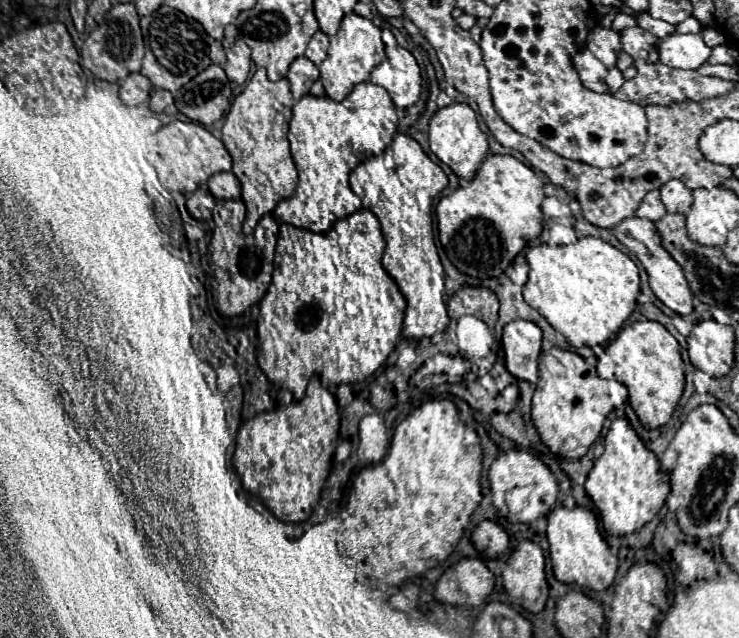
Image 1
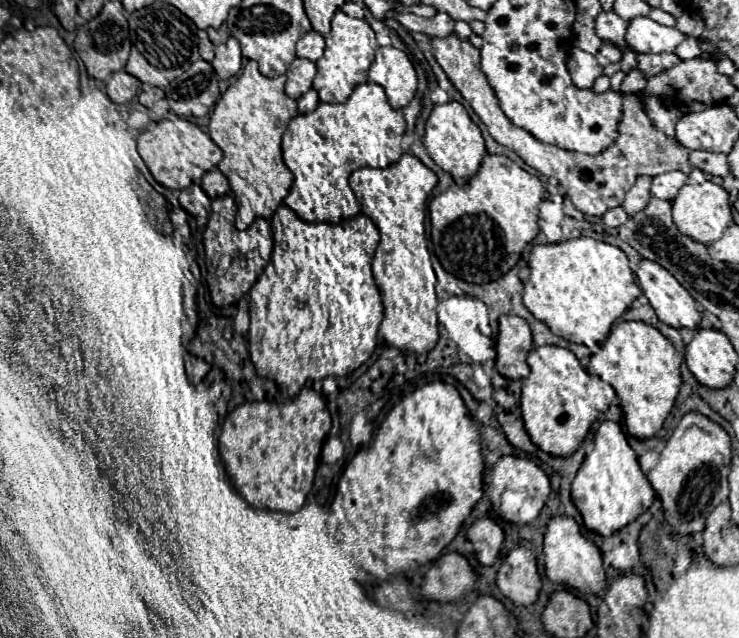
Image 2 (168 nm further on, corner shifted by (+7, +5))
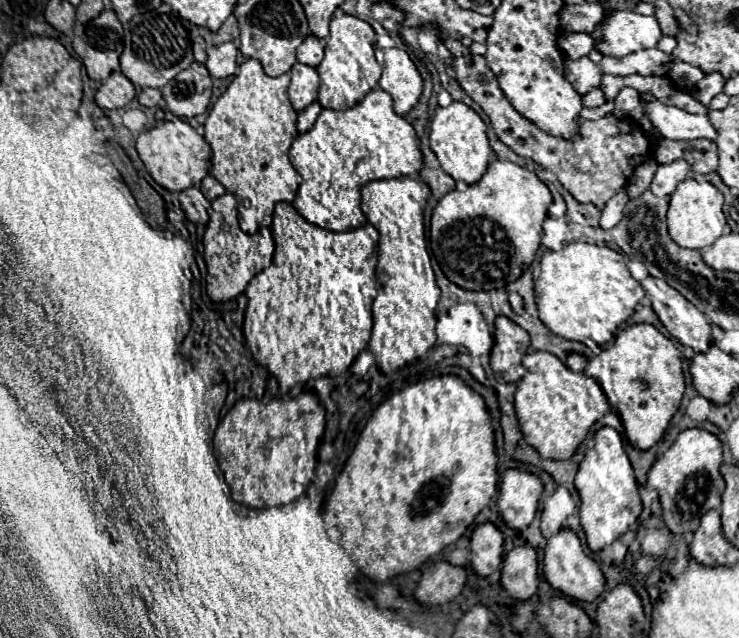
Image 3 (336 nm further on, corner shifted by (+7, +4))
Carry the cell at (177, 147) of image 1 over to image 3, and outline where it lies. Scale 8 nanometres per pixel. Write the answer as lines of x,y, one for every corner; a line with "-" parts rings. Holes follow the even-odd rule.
164,121
162,125
144,131
136,139
136,151
148,173
158,185
172,192
181,192
192,186
199,187
204,175
210,173
210,145
186,121

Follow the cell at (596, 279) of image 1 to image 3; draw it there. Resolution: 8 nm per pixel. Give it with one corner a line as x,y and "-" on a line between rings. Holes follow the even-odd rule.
568,243
560,251
546,251
540,267
540,277
534,283
540,319
552,333
588,347
590,341
608,343
644,297
642,285
626,269
622,255
606,245

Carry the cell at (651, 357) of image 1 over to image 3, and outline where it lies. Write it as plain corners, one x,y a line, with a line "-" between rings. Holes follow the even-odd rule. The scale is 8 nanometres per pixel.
646,323
620,331
612,347
588,361
584,375
598,381
610,405
618,411
630,445
638,451
648,451
660,441
684,395
680,351
656,327

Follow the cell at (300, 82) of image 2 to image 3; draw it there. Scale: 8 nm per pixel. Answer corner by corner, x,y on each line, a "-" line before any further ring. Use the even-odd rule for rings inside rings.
296,63
292,67
292,83
290,83
290,103
296,111
304,111
308,105
312,105
318,97
318,87
320,87
320,79
314,67

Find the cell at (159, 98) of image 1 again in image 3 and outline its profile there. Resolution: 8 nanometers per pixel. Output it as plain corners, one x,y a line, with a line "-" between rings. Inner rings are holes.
142,89
140,95
138,95
138,101
140,105
146,105
146,107
156,107
158,101
160,101
160,91
158,89

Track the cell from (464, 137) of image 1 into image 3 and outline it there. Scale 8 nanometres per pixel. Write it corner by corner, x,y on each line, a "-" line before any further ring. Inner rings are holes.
456,101
448,107
436,109
430,123
430,147
446,173
452,175
456,181
462,179
468,185
476,183
486,173
492,155
492,147
486,137
486,123
474,109

